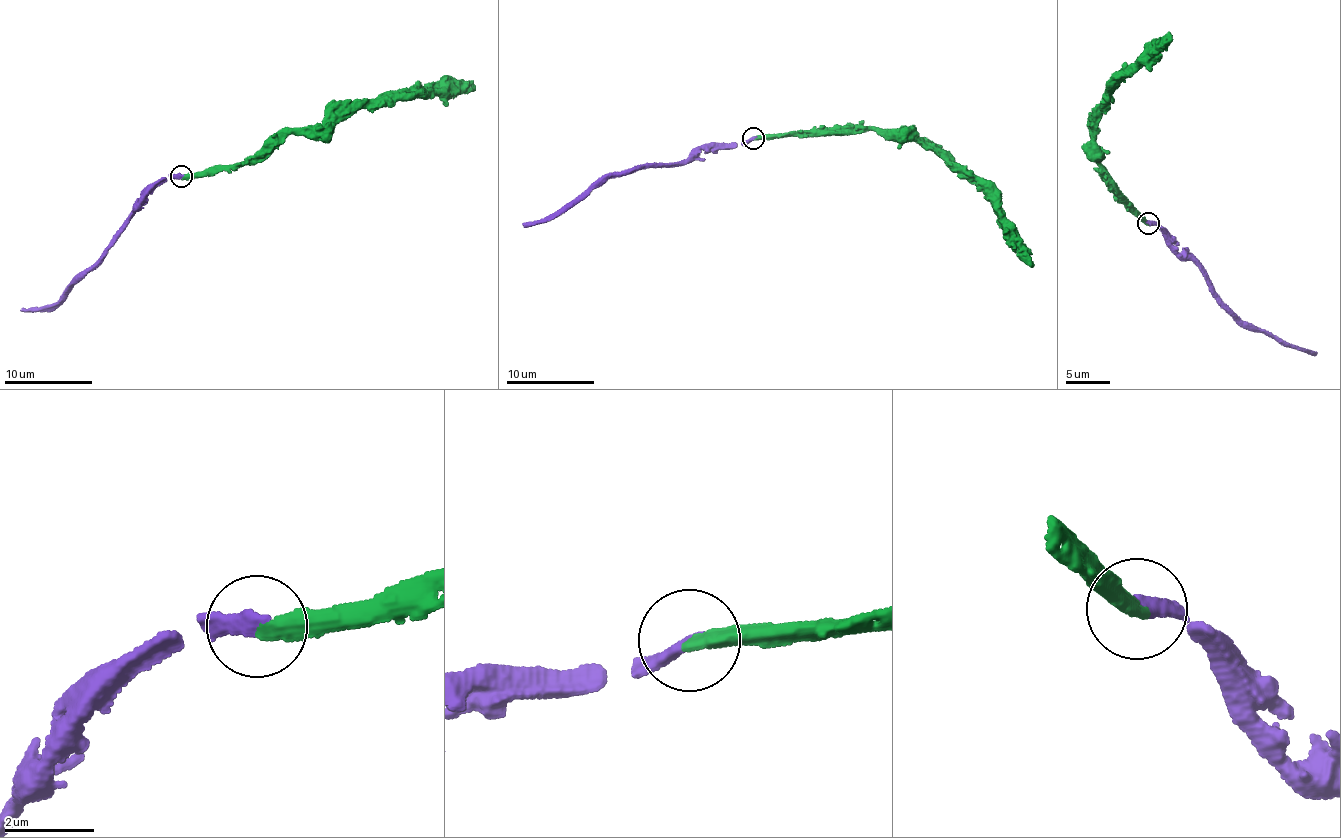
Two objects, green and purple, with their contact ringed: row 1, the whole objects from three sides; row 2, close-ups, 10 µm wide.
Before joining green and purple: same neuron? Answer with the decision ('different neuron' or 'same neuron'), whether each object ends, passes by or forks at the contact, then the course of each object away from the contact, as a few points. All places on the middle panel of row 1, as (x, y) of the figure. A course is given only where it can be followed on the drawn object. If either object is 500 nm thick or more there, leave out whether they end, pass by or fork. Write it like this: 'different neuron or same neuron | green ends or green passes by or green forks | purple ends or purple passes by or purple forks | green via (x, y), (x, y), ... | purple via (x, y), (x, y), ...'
same neuron | green ends | purple ends | green via (753, 137), (817, 129), (908, 129), (993, 202), (1006, 235), (1017, 244), (1019, 255), (1033, 266) | purple via (753, 137), (706, 145), (666, 166), (637, 167), (599, 180), (562, 209), (522, 225)

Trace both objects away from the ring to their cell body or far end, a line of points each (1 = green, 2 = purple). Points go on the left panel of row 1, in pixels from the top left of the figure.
1: (181, 176), (244, 165), (290, 134), (324, 128), (392, 96), (417, 91), (443, 97), (475, 86)
2: (181, 176), (162, 177), (150, 183), (102, 253), (84, 271), (75, 275), (57, 303), (21, 311)

